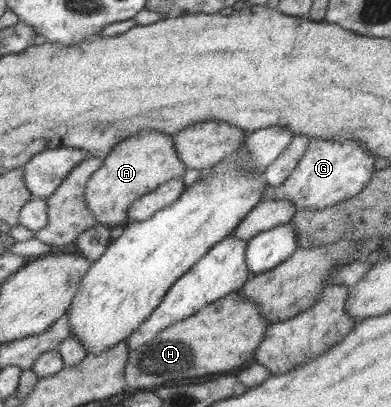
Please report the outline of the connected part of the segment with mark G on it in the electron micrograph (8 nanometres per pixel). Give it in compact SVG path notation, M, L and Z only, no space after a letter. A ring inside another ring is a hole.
M309 138L307 150L300 156L297 166L292 168L280 187L266 187L266 191L262 191L262 200L288 200L296 205L296 210L314 211L331 207L364 189L372 175L374 160L375 157L353 139Z

